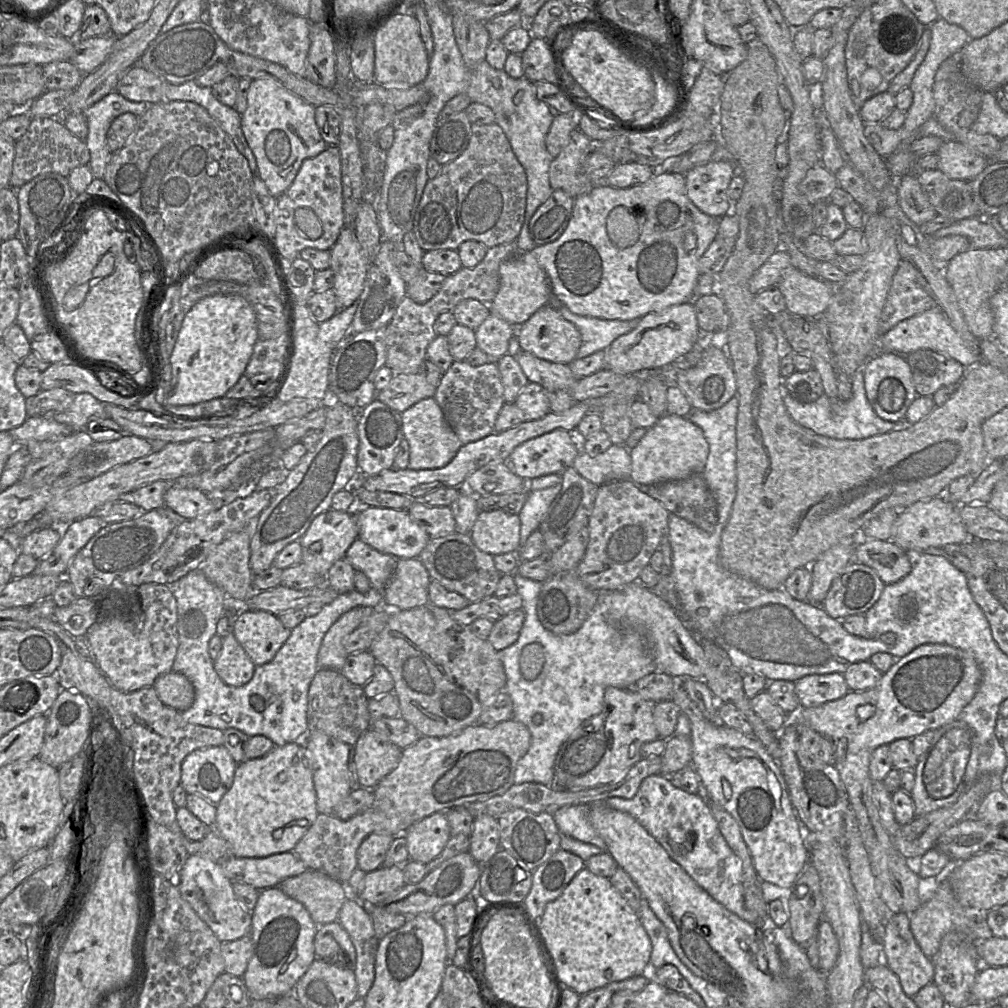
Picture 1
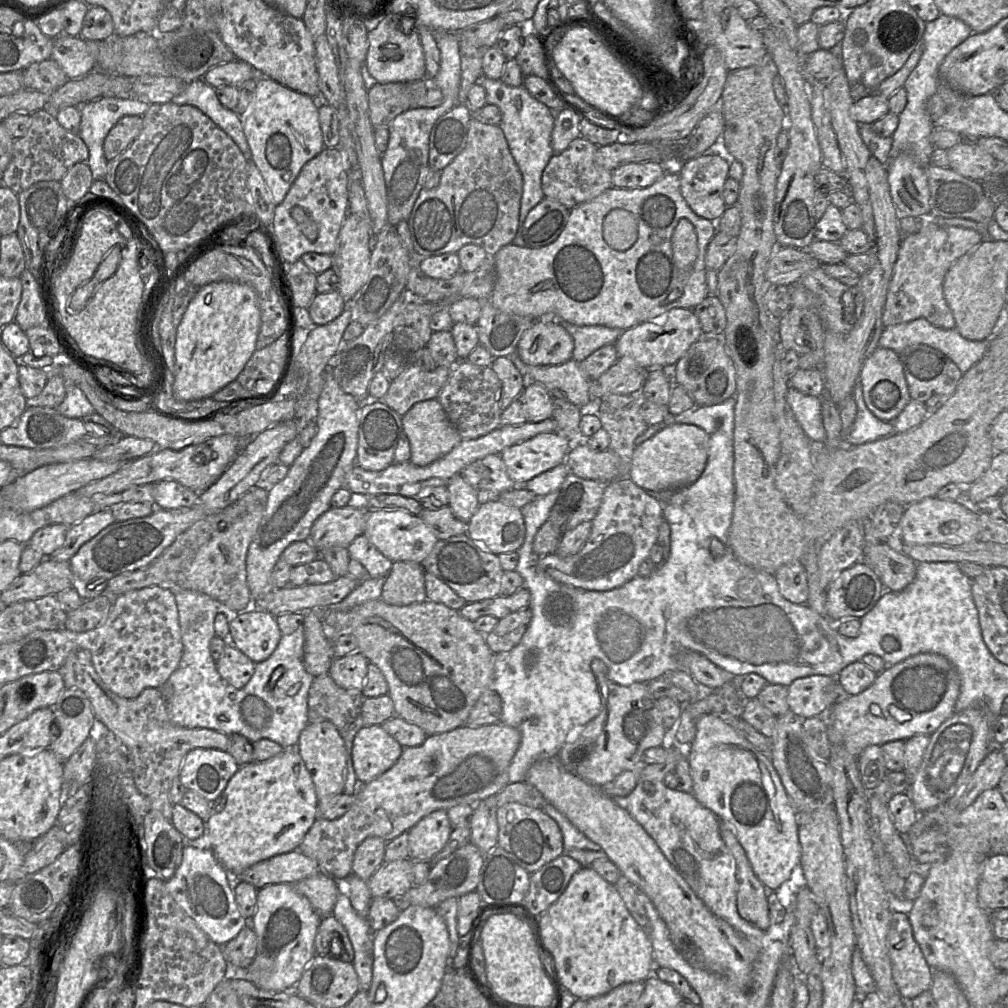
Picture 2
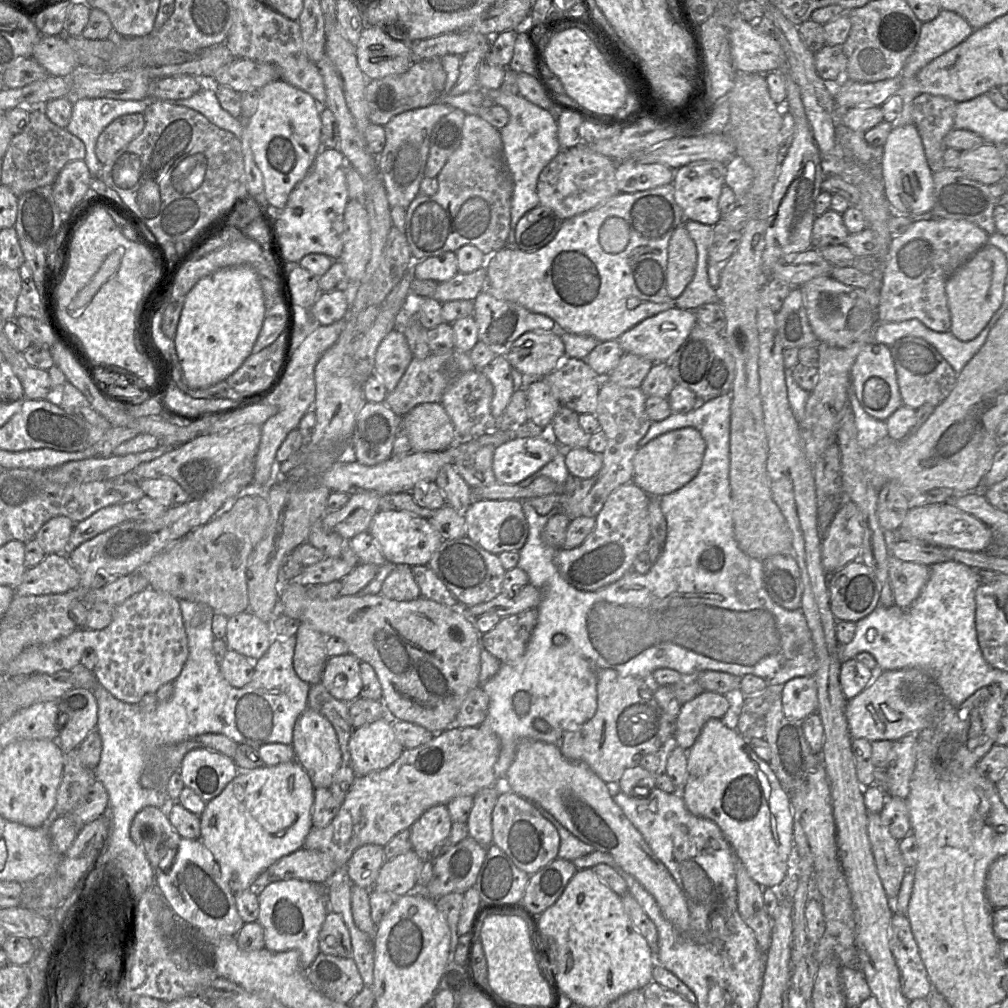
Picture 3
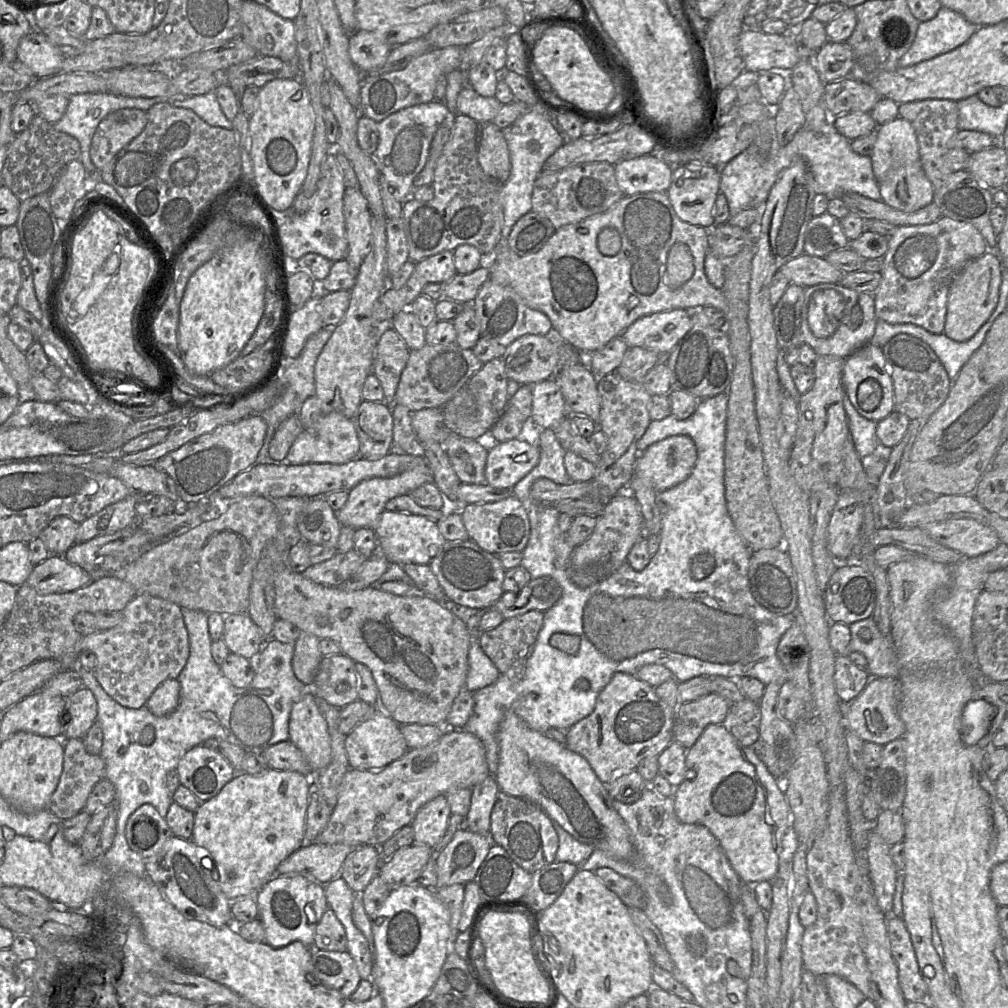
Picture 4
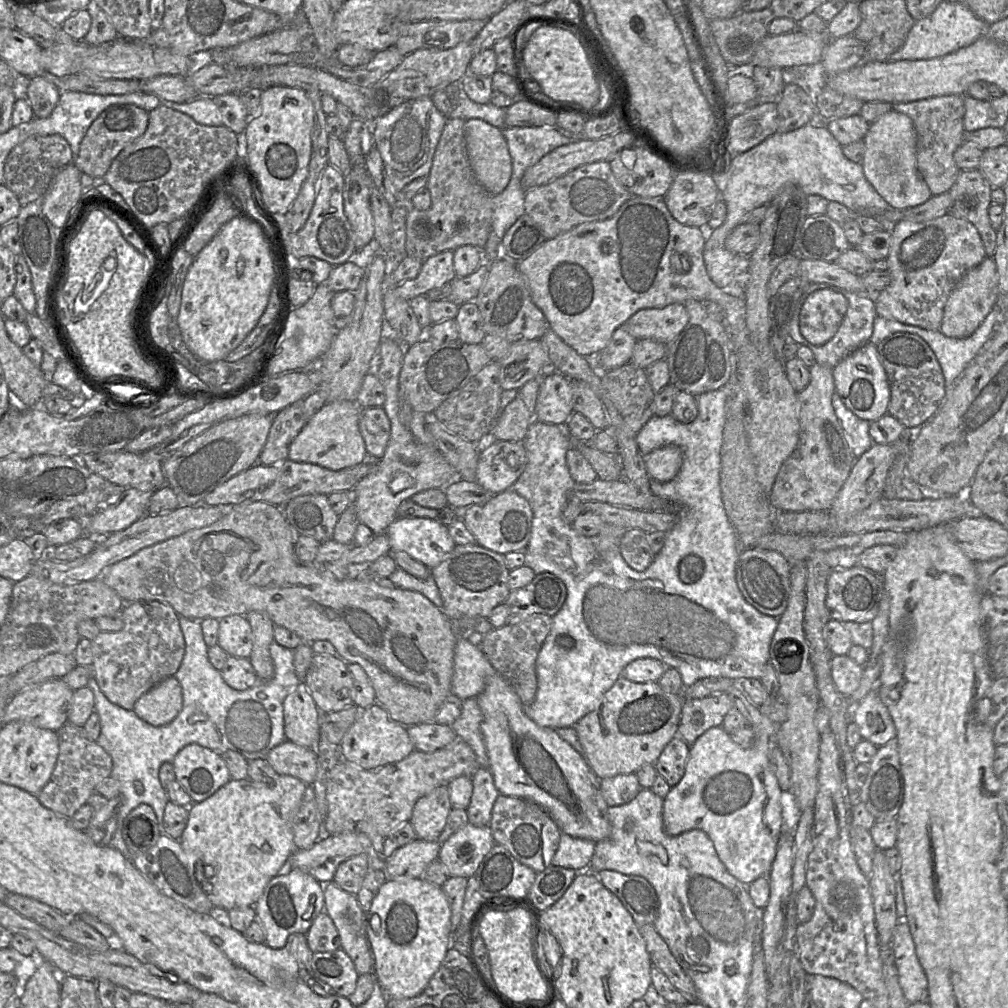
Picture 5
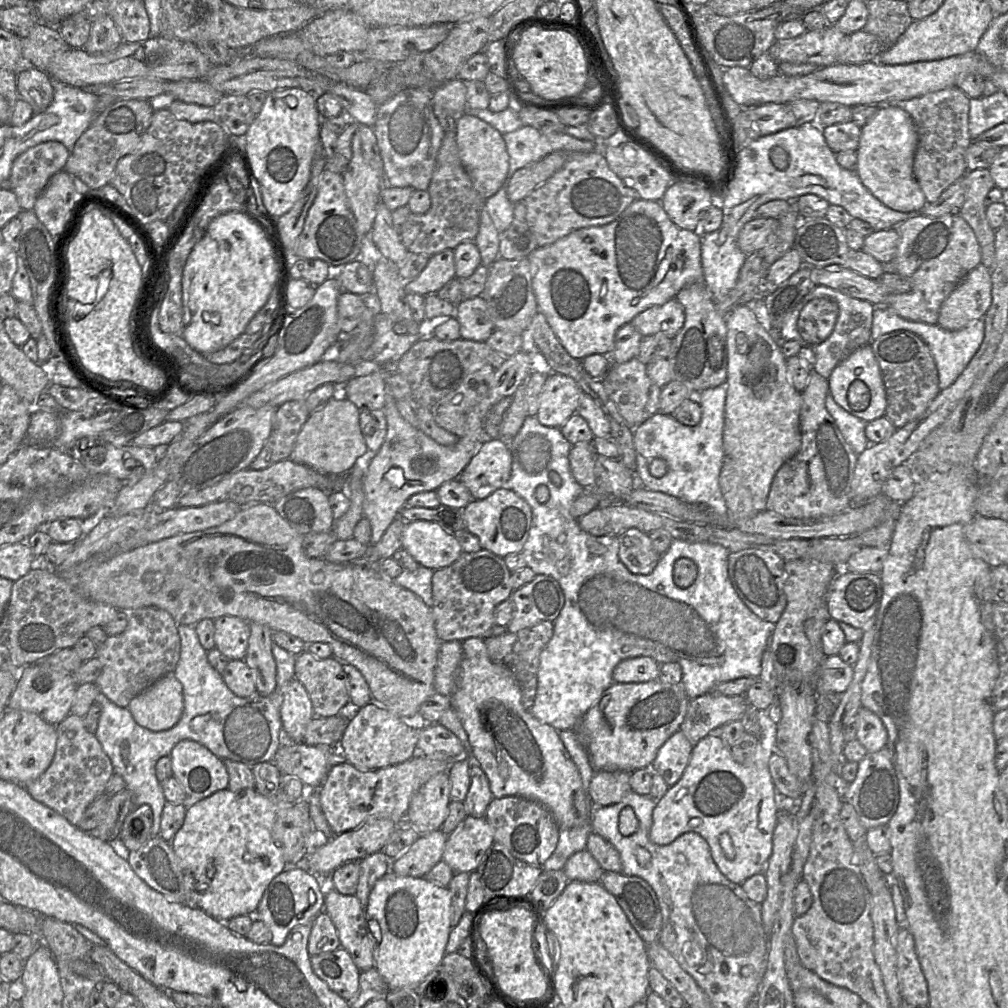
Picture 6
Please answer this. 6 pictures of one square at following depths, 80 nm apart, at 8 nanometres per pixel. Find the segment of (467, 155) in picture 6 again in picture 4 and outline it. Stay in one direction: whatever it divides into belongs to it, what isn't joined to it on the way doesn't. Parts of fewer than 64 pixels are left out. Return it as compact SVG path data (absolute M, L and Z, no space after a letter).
M493 123L480 124L478 162L484 173L505 183L511 172L510 154L502 130Z

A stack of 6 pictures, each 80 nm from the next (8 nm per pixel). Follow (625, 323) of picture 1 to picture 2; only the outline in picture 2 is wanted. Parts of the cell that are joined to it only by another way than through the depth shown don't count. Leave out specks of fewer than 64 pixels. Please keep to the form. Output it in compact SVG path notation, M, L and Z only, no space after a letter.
M556 314L552 322L563 326L572 336L574 341L572 359L579 363L600 347L615 344L624 331L620 328L611 328L603 325L578 326L564 321Z

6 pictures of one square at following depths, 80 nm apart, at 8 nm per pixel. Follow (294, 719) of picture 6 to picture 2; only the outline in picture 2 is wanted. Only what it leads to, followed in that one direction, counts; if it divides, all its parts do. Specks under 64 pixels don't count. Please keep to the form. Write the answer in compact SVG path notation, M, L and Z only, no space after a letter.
M329 721L308 723L296 746L311 775L318 799L343 794L346 777L346 749L336 727Z

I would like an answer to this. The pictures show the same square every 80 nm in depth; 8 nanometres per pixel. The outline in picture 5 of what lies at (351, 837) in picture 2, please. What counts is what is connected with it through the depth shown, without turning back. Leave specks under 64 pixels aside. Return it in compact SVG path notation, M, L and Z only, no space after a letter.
M458 736L444 748L434 752L414 750L403 760L378 769L364 770L342 760L328 776L327 815L323 832L326 835L360 832L366 834L373 845L381 843L410 821L418 799L439 786L448 785L457 777L466 776L472 779L480 768L472 748Z

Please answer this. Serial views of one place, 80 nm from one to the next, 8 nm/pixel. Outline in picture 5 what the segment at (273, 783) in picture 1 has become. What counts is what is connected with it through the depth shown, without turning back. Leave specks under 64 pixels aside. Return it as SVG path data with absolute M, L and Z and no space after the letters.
M278 775L274 784L264 784L261 782L254 782L249 778L243 780L230 780L224 786L219 788L213 795L201 802L193 802L188 807L188 821L187 825L179 839L179 843L184 852L193 860L195 876L200 883L207 898L213 904L214 913L219 917L225 917L227 911L235 907L254 906L260 896L262 895L267 884L273 877L280 872L287 869L287 862L291 855L296 852L296 848L293 842L293 824L294 818L297 814L299 806L303 800L304 793L308 785L300 781L299 779L289 775Z

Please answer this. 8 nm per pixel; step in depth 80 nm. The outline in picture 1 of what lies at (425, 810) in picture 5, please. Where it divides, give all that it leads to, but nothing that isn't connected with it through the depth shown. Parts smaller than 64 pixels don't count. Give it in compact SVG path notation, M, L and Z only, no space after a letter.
M437 812L414 823L404 833L410 860L429 863L445 848L451 837L447 812Z

